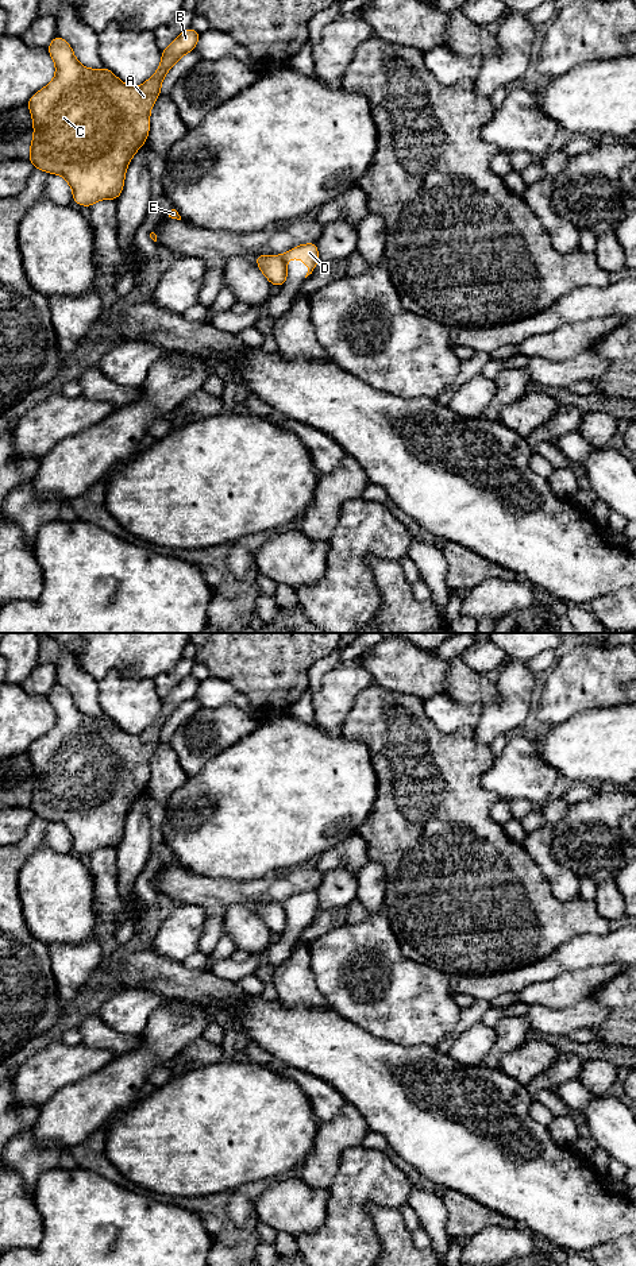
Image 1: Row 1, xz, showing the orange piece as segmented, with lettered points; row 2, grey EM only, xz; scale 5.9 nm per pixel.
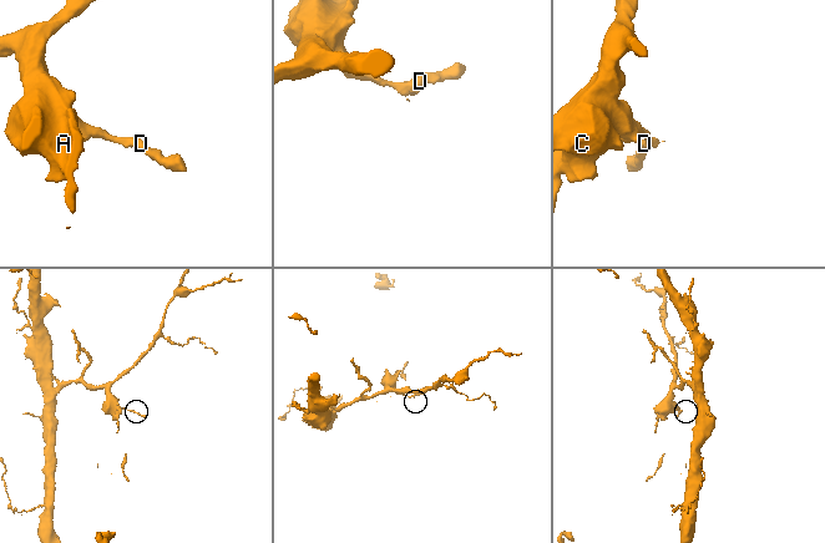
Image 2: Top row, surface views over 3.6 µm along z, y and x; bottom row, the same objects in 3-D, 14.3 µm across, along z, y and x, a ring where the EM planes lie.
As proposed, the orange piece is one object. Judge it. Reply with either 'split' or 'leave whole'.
split

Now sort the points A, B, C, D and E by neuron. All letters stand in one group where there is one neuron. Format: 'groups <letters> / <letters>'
groups A B C E / D

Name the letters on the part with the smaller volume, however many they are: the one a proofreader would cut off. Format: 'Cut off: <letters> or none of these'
Cut off: D

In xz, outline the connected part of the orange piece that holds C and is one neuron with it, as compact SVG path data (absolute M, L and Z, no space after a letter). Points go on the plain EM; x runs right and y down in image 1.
M192 675L182 679L162 698L162 709L154 723L135 736L123 732L105 715L93 718L82 714L76 707L70 692L65 687L55 684L47 698L55 711L57 721L51 730L27 750L34 771L34 786L30 795L32 814L62 823L73 838L73 849L80 853L90 854L100 848L116 848L123 838L124 823L131 806L146 791L150 779L150 759L161 741L163 725L182 703L194 698L198 686L200 682Z

